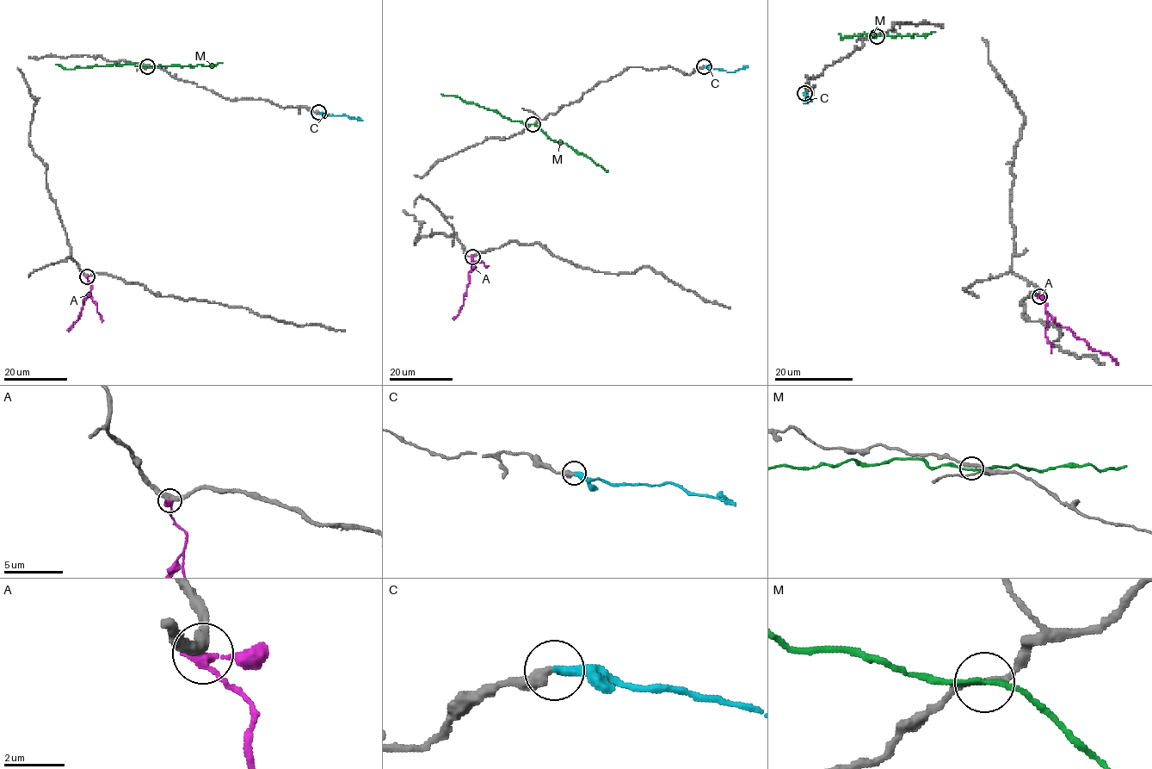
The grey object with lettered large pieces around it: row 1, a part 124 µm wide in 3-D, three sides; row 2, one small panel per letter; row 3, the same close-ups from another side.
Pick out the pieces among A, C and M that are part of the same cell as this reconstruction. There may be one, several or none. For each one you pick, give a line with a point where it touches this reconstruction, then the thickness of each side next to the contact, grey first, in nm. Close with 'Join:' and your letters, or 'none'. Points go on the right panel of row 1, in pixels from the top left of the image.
Join: none

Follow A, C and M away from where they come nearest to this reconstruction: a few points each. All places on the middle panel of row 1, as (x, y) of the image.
A: (472, 257), (474, 261), (477, 261), (468, 273), (469, 282), (463, 306), (454, 320)
C: (704, 66), (733, 72), (747, 65)
M: (532, 125), (511, 120), (493, 110), (466, 103), (457, 96), (441, 95)

